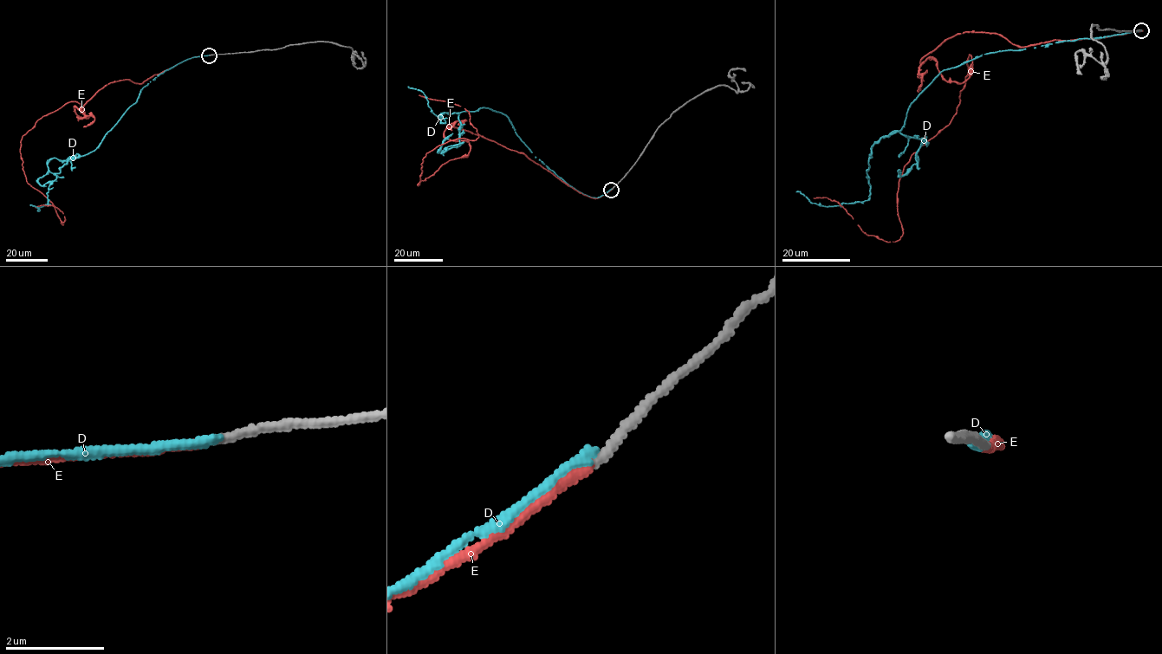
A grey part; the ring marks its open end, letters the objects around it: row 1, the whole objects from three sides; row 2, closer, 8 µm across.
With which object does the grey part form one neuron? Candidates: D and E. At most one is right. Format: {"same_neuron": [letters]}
{"same_neuron": ["E"]}

